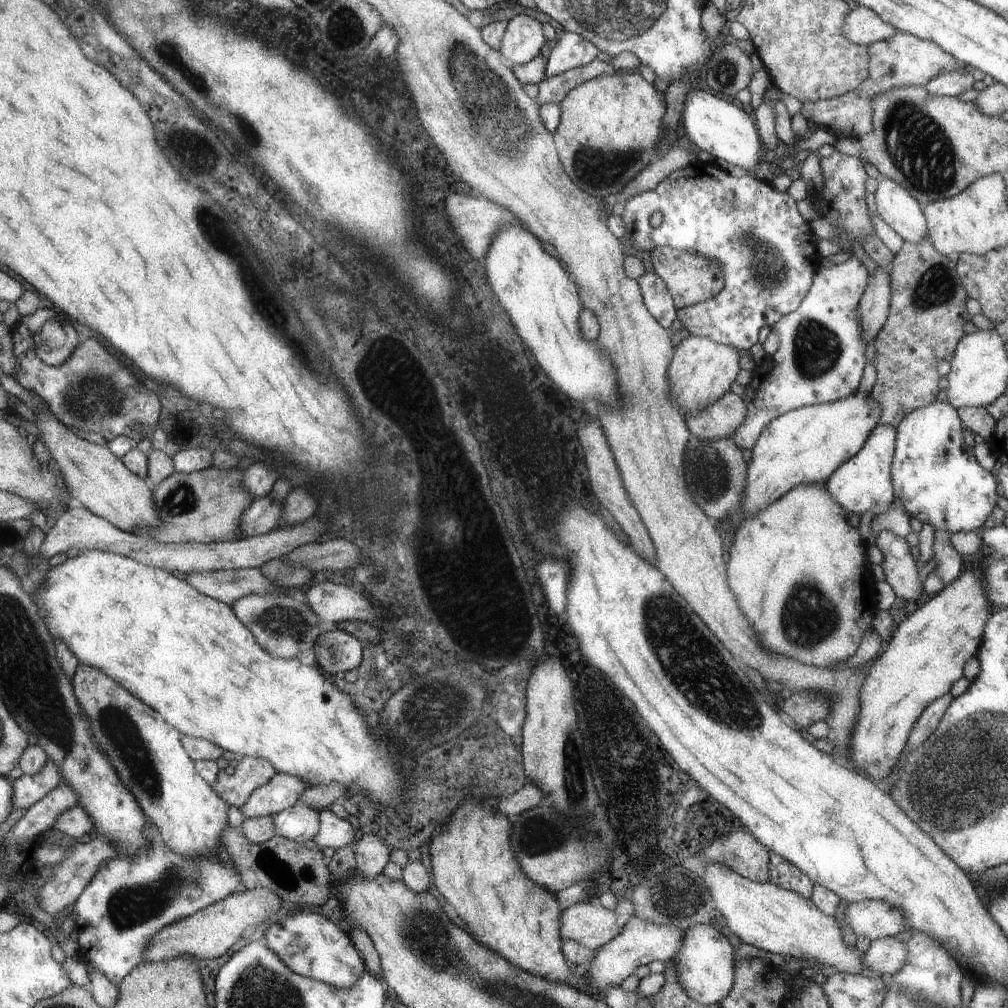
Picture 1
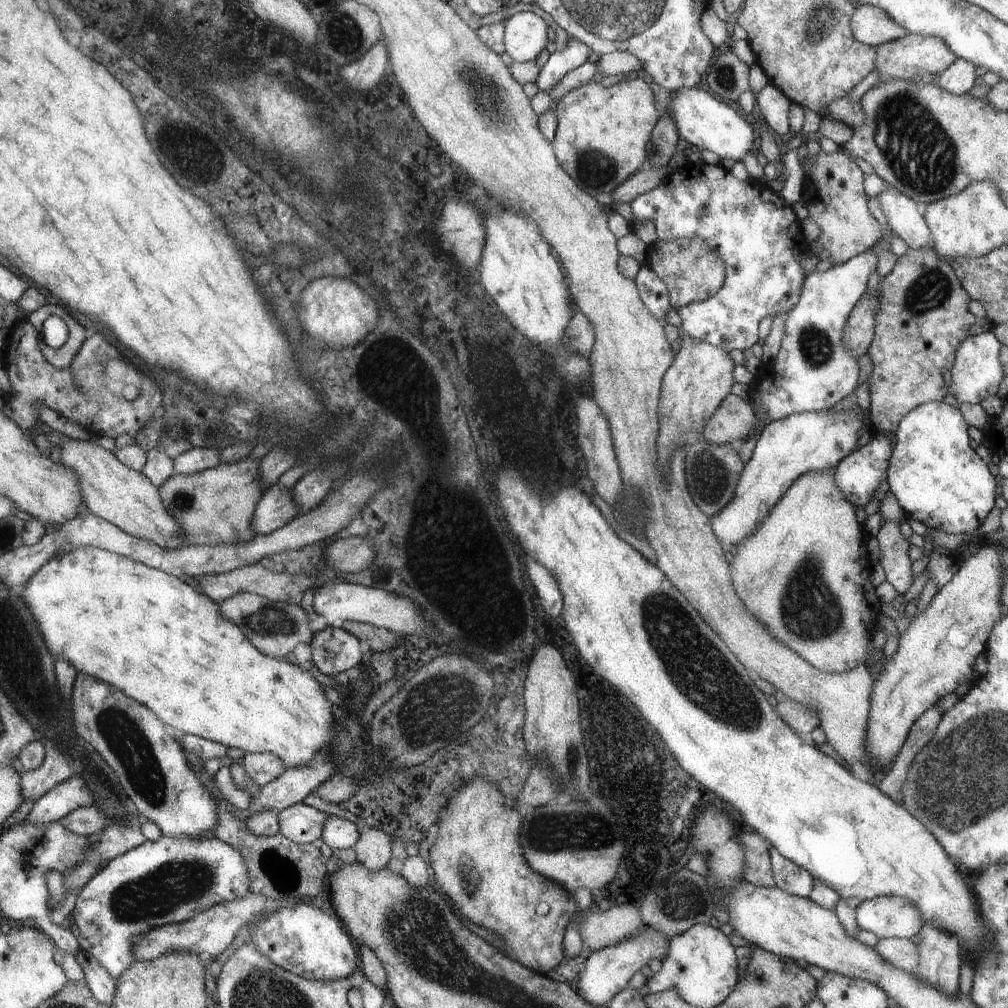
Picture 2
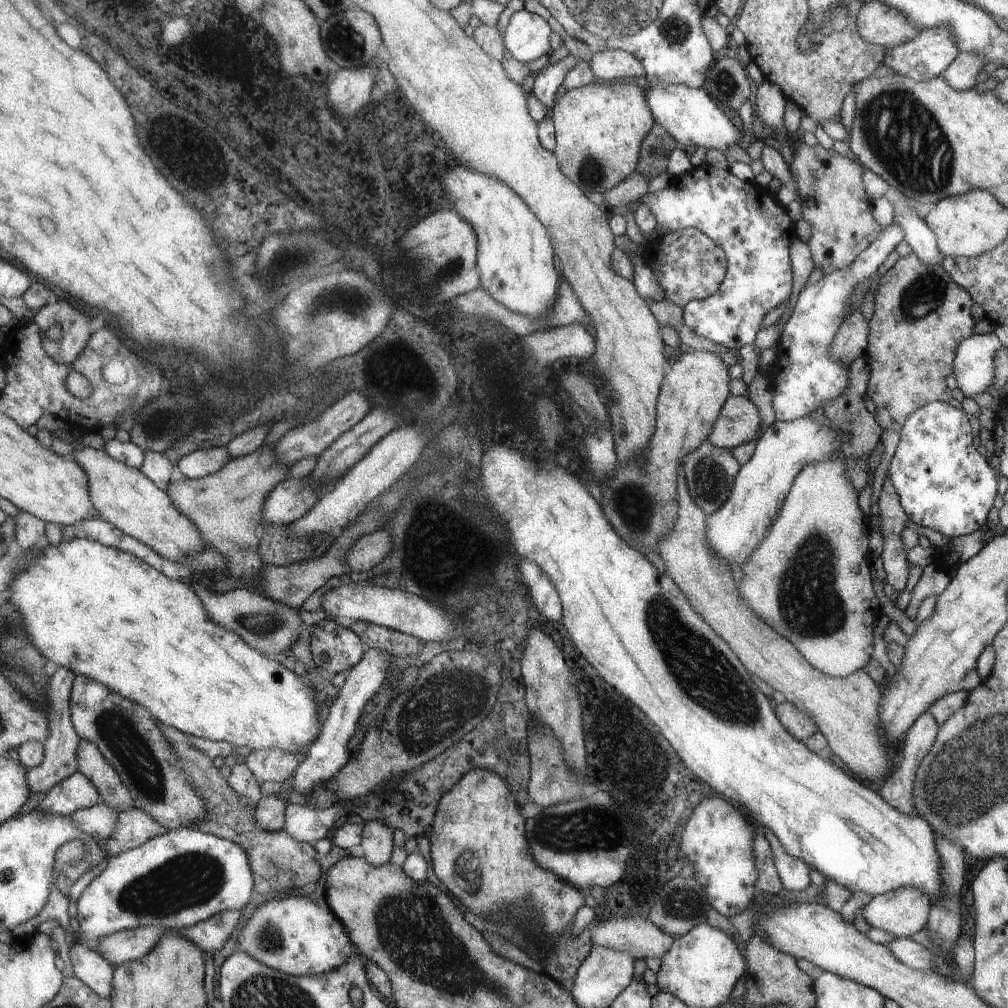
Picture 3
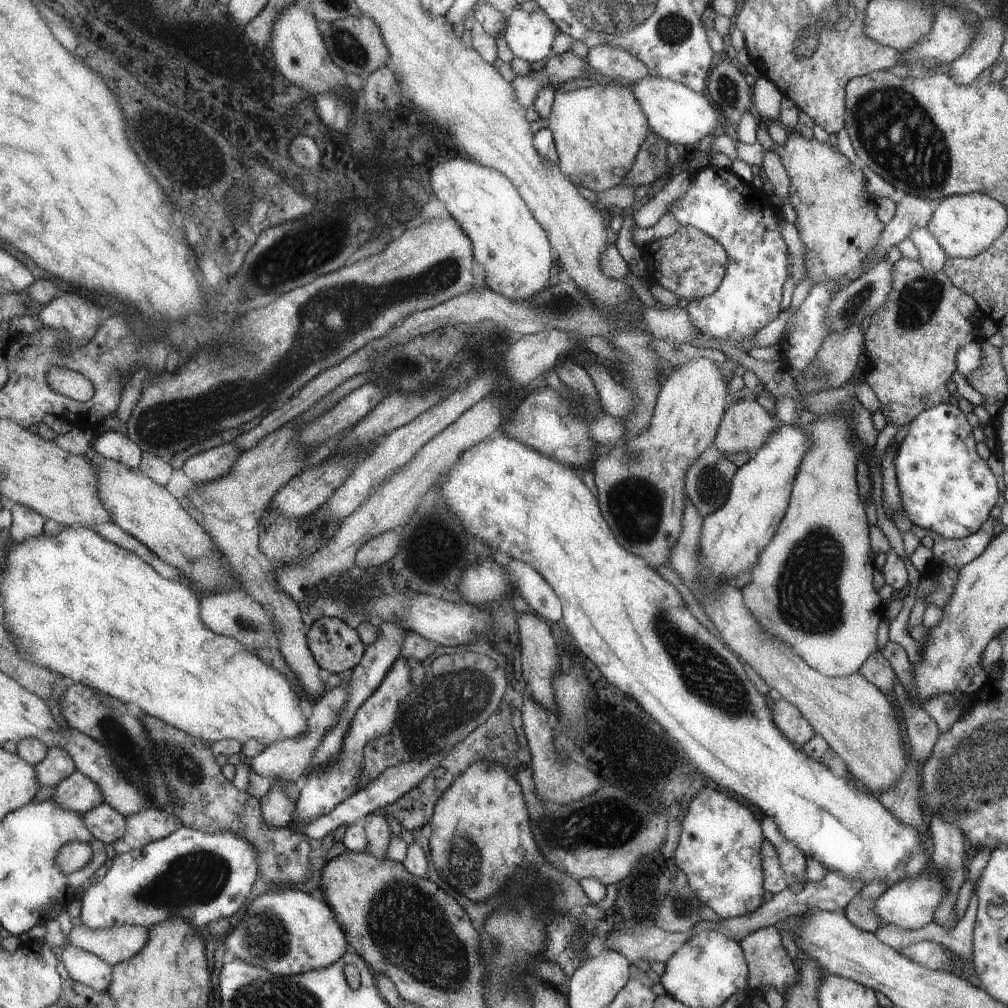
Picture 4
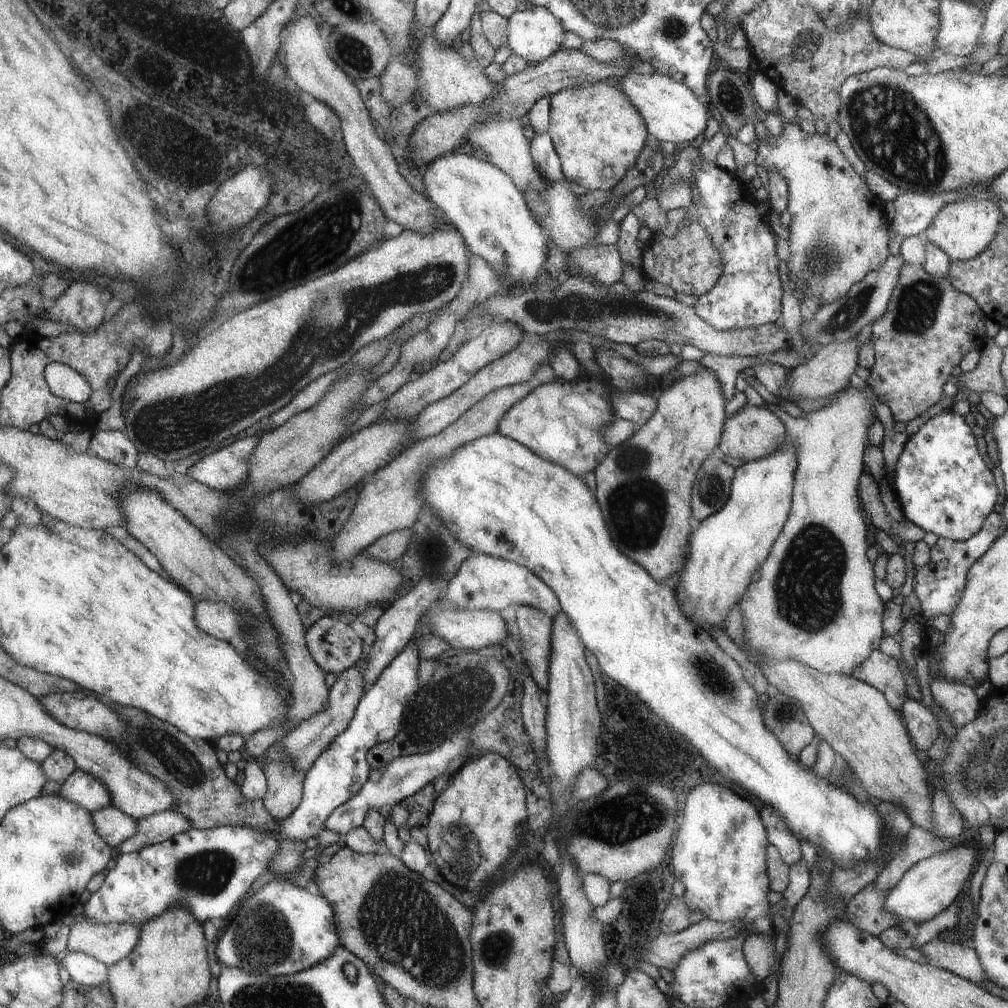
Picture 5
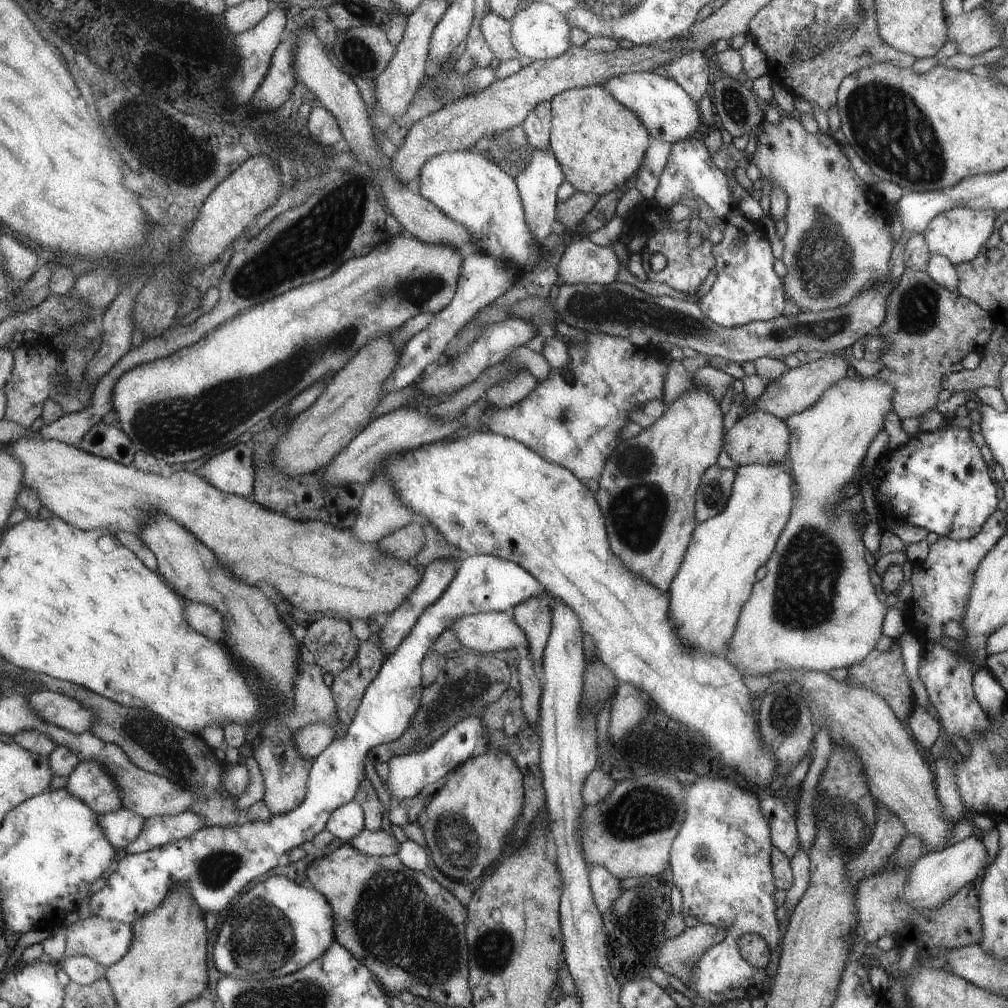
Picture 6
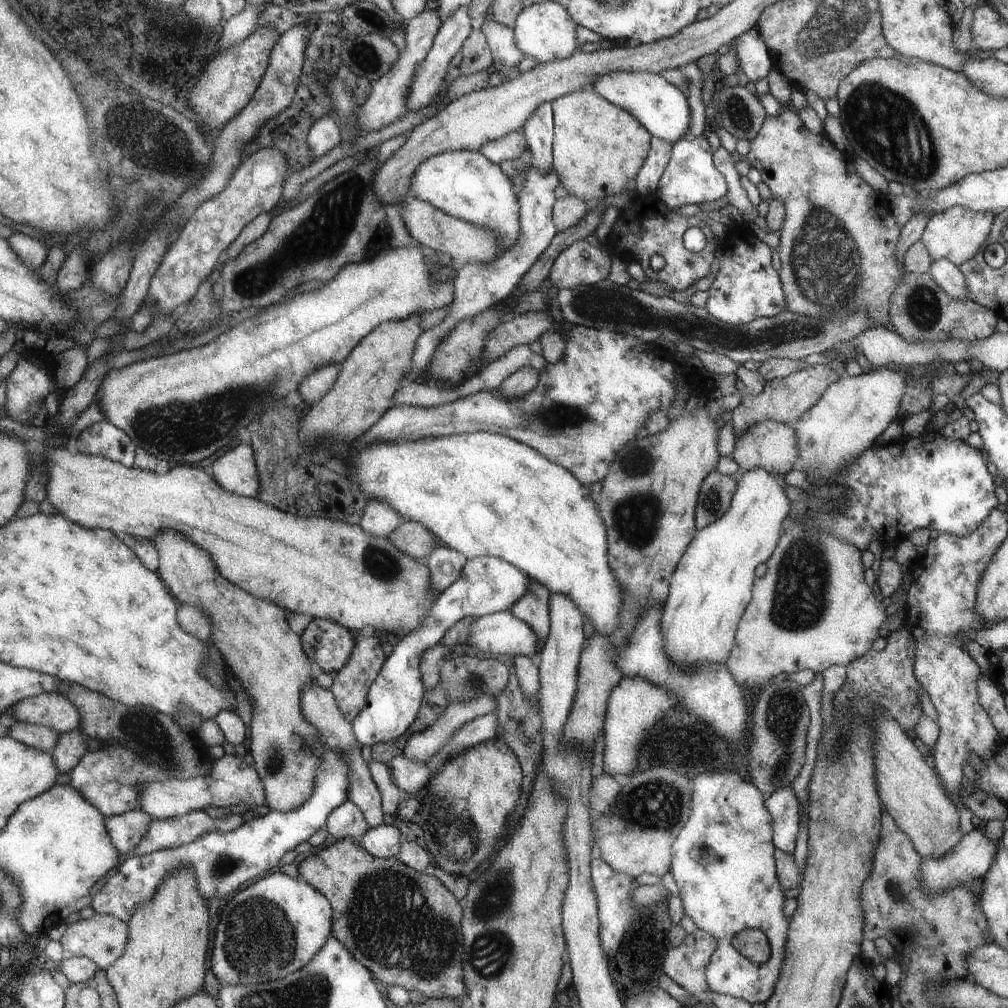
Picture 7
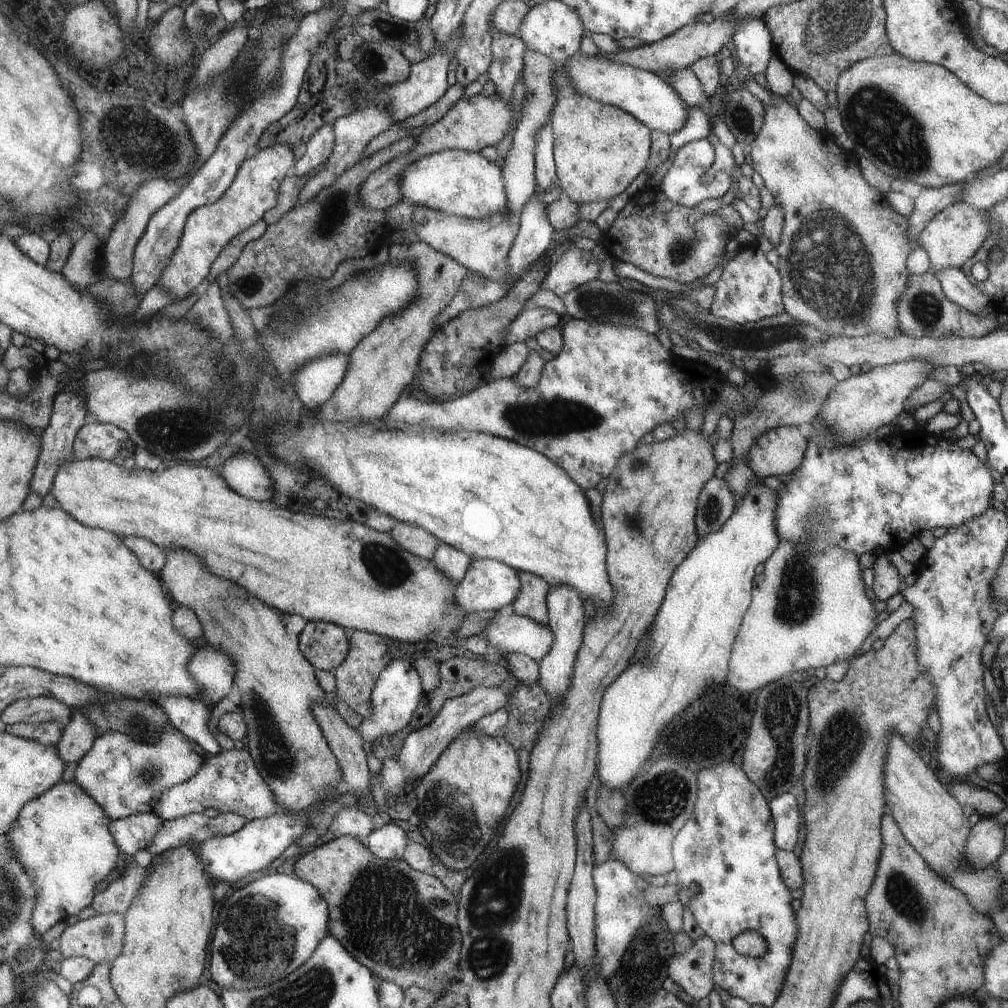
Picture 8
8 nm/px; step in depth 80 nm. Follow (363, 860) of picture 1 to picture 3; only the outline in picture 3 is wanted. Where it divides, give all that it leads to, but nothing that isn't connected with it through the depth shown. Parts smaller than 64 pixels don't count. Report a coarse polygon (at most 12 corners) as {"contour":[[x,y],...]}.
{"contour":[[364,820],[356,853],[373,866],[386,863],[393,850],[391,829]]}

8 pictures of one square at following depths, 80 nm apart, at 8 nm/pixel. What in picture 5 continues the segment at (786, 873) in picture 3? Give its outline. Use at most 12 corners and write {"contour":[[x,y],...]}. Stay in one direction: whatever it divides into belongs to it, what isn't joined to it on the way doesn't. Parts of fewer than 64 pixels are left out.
{"contour":[[761,806],[766,836],[785,866],[801,858],[800,842],[781,814]]}

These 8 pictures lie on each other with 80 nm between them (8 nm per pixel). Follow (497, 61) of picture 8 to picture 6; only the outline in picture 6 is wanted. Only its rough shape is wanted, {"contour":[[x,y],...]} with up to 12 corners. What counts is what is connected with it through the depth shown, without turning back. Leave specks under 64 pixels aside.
{"contour":[[484,14],[480,30],[501,63],[518,58],[510,41],[510,22]]}

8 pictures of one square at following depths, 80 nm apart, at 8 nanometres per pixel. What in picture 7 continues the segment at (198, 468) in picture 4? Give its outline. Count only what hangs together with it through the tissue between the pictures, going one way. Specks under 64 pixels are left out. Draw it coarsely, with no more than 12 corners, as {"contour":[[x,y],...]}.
{"contour":[[235,446],[210,465],[226,492],[257,498],[249,446]]}

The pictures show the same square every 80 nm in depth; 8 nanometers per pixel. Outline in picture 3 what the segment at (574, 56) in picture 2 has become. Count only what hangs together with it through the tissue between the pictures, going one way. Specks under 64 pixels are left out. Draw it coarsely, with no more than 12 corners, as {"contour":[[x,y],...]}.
{"contour":[[571,54],[545,65],[531,93],[549,110],[556,88],[579,62]]}

